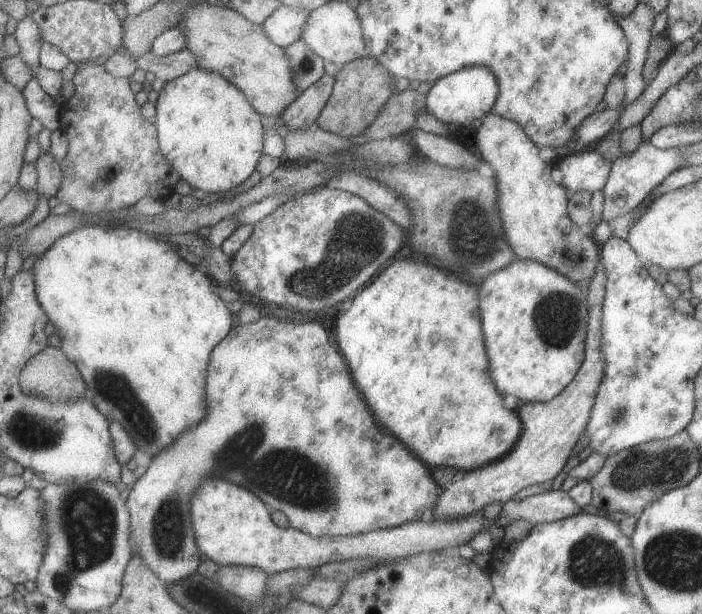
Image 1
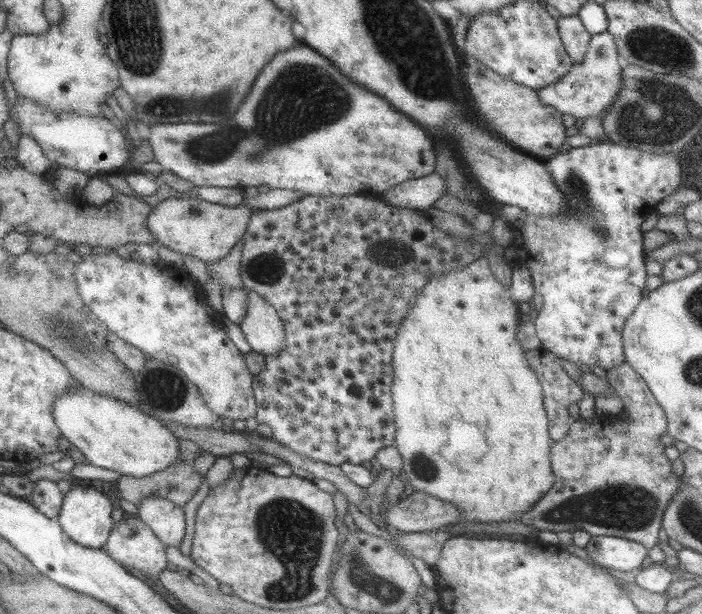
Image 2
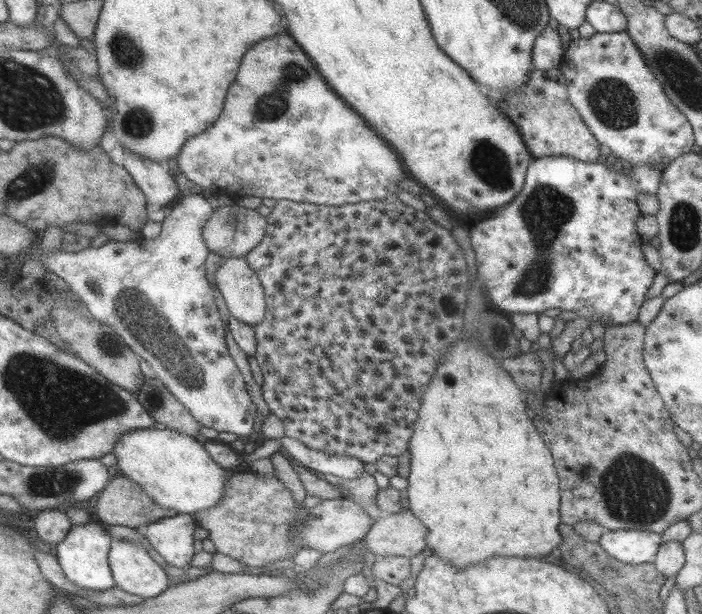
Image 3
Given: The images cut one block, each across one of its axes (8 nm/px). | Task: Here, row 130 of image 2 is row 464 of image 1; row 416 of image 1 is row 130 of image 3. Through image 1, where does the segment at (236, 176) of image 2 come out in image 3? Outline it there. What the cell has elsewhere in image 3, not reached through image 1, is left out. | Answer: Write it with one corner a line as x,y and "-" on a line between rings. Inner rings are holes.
285,30
265,38
246,52
236,82
230,86
226,96
220,118
210,130
188,138
175,159
181,173
197,186
206,188
206,194
232,199
292,199
340,206
343,203
386,199
391,193
398,195
400,183
408,178
398,154
330,88
316,70
314,61

